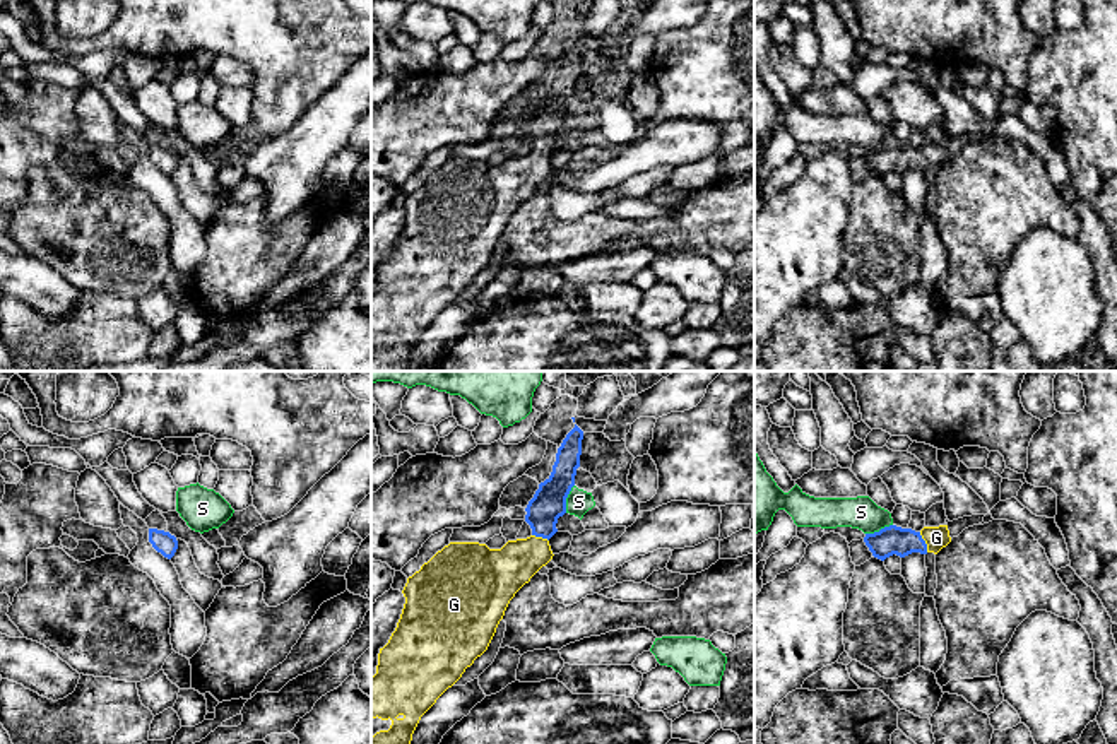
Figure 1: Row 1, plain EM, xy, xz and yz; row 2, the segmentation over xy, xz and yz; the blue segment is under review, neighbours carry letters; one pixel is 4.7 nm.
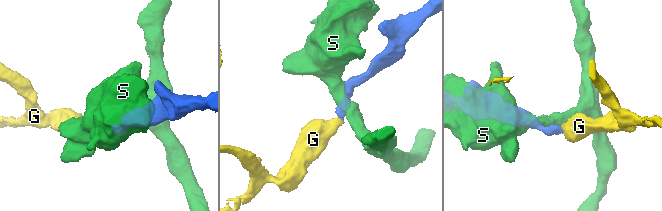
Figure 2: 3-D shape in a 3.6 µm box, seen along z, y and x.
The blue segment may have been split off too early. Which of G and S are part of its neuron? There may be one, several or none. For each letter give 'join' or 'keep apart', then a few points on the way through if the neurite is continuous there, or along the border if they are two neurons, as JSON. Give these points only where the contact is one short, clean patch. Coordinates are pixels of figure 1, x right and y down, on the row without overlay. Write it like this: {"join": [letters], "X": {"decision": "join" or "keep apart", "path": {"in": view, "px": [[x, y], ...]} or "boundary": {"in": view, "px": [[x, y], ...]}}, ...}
{"join": ["G"], "G": {"decision": "join", "path": {"in": "yz", "px": [[888, 158], [924, 159], [936, 154]]}}, "S": {"decision": "keep apart", "boundary": {"in": "xz", "px": [[573, 101], [565, 129]]}}}

